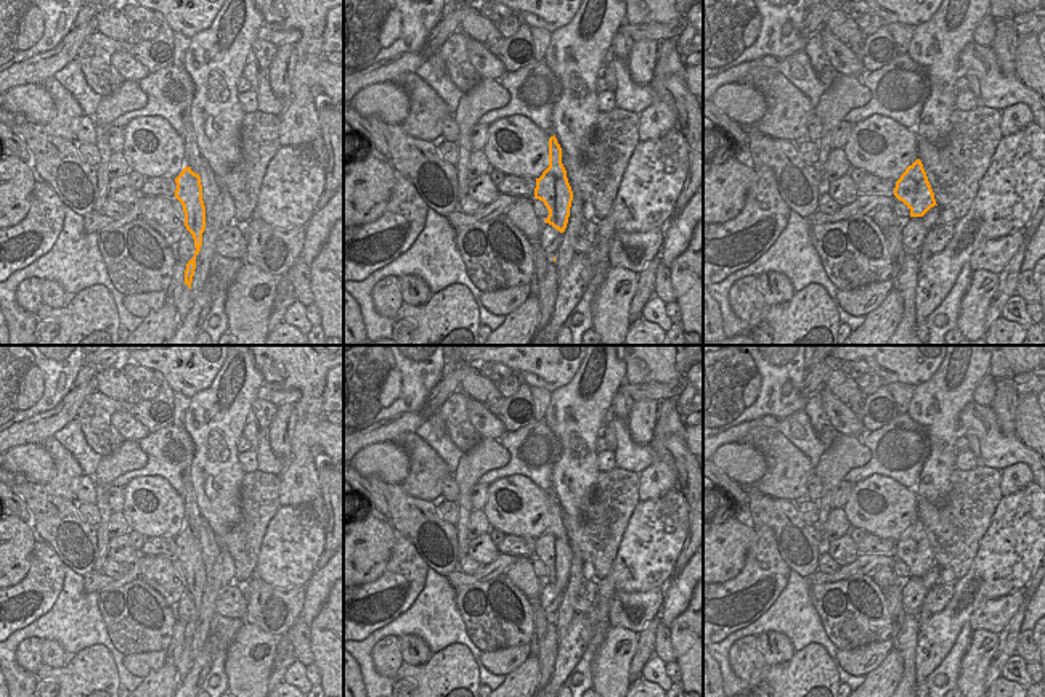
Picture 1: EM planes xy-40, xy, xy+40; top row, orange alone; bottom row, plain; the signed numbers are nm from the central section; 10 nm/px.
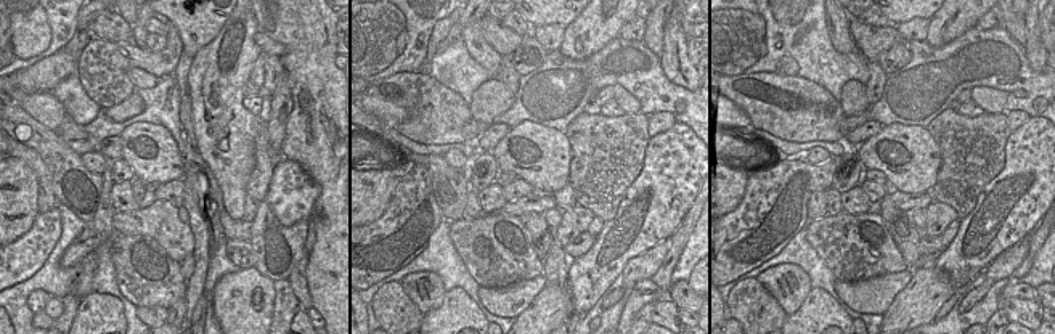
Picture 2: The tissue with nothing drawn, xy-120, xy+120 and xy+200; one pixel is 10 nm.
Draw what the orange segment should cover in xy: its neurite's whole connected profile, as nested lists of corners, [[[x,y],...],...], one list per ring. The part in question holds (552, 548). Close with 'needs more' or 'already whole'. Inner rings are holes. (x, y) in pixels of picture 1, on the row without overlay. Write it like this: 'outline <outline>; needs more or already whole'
outline [[[555,495],[549,498],[549,527],[536,538],[535,557],[543,560],[549,570],[544,581],[563,593],[570,577],[573,551]]]; already whole

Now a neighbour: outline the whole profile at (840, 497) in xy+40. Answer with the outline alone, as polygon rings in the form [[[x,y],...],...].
[[[841,480],[836,485],[836,488],[833,491],[833,496],[832,496],[833,509],[840,509],[840,507],[844,507],[846,506],[852,487],[854,487],[854,483],[846,482],[846,480]]]

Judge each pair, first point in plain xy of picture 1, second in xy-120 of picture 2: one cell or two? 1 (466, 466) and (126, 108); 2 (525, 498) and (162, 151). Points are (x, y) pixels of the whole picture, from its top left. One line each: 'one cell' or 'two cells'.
1: one cell
2: one cell

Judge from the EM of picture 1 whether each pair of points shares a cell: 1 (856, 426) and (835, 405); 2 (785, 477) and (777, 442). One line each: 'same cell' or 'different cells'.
1: same cell
2: same cell

